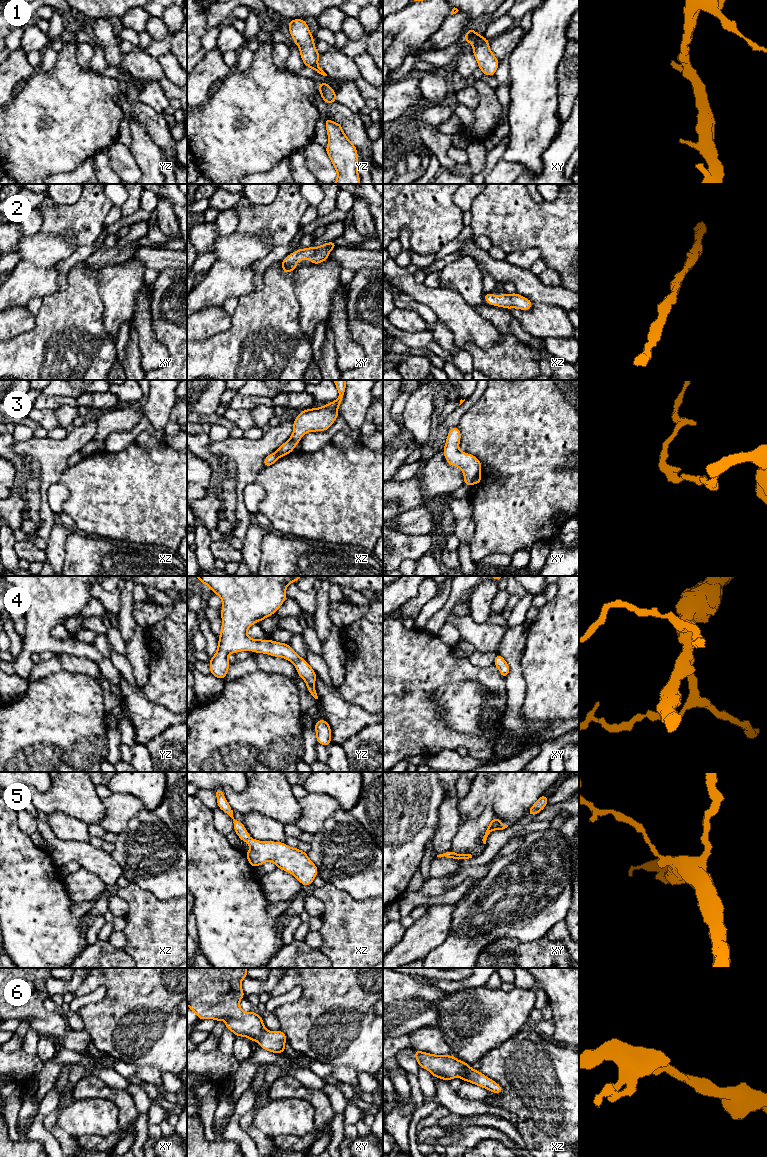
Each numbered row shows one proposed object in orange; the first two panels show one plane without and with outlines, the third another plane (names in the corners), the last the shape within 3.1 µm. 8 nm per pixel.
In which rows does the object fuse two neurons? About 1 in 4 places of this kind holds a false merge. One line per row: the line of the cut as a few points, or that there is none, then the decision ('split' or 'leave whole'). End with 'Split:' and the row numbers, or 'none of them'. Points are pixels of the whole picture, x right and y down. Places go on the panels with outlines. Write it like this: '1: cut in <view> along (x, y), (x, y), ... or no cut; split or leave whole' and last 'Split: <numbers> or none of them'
1: no cut; leave whole
2: no cut; leave whole
3: cut in xy along (479, 473), (471, 484); split
4: no cut; leave whole
5: no cut; leave whole
6: no cut; leave whole
Split: 3

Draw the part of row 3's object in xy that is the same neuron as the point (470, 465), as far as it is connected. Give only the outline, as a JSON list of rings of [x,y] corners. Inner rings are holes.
[[[458,426],[448,430],[443,454],[449,465],[462,470],[464,485],[470,487],[474,479],[481,473],[482,464],[474,455],[459,450],[460,440],[461,432]]]

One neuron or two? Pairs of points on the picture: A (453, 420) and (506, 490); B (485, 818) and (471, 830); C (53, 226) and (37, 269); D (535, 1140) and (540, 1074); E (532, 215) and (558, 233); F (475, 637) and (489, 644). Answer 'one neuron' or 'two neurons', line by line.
A: two neurons
B: one neuron
C: two neurons
D: one neuron
E: one neuron
F: one neuron

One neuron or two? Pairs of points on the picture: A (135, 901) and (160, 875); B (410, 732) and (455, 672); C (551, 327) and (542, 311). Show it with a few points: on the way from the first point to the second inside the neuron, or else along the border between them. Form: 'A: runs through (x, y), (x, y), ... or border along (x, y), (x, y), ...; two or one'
A: border along (130, 882), (147, 889), (160, 899), (167, 900); two
B: runs through (410, 713), (410, 702), (436, 676); one
C: runs through (549, 323), (542, 315); one

